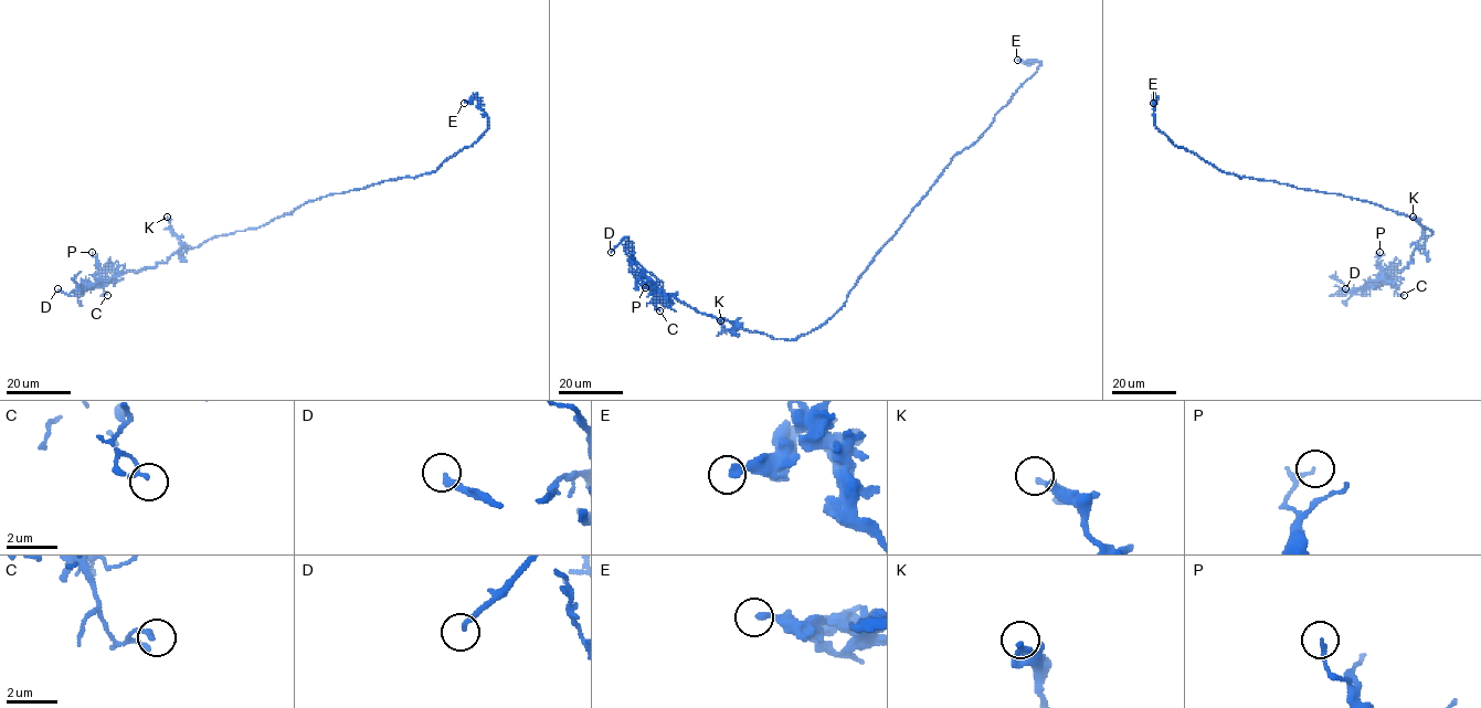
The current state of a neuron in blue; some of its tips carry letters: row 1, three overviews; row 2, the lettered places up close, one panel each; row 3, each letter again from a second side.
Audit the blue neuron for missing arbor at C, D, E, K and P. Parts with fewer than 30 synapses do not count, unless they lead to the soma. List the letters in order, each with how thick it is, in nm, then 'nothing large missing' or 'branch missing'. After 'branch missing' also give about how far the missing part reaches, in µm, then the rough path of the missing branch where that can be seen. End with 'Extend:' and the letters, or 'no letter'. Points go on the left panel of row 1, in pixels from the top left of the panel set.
C: 200 nm | nothing large missing
D: 240 nm | branch missing | 15 µm | (57, 288), (54, 302)
E: 240 nm | nothing large missing
K: 280 nm | nothing large missing
P: 170 nm | nothing large missing
Extend: D

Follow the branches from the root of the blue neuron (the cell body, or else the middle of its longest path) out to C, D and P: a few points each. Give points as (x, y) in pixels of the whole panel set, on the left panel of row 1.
C: (305, 203), (260, 228), (219, 235), (194, 247), (182, 246), (165, 262), (106, 279), (103, 295), (107, 295)
D: (305, 203), (260, 228), (219, 235), (194, 247), (182, 246), (165, 262), (125, 271), (77, 295), (57, 288)
P: (305, 203), (260, 228), (219, 235), (194, 247), (182, 246), (165, 262), (113, 277), (102, 276), (92, 252)

